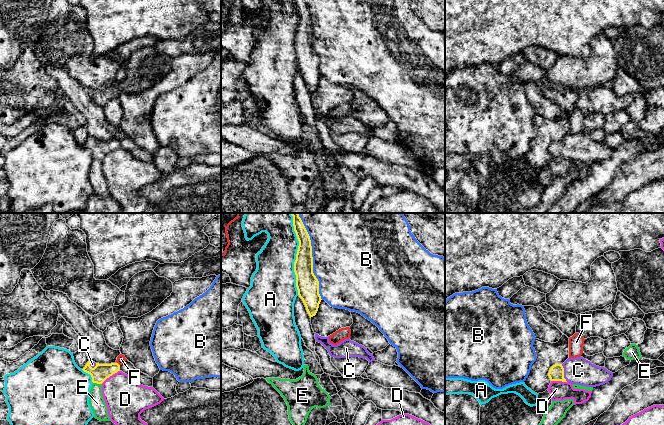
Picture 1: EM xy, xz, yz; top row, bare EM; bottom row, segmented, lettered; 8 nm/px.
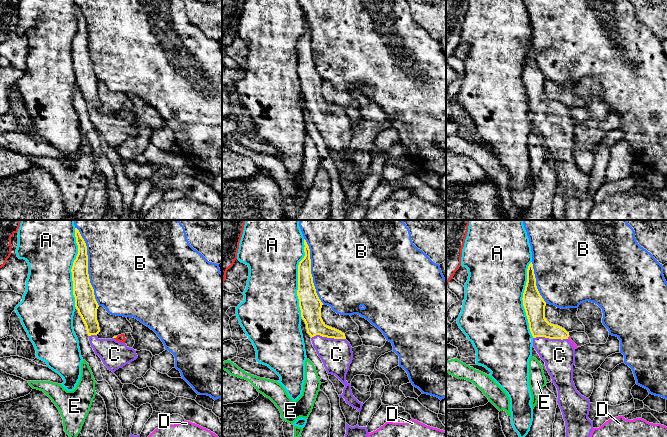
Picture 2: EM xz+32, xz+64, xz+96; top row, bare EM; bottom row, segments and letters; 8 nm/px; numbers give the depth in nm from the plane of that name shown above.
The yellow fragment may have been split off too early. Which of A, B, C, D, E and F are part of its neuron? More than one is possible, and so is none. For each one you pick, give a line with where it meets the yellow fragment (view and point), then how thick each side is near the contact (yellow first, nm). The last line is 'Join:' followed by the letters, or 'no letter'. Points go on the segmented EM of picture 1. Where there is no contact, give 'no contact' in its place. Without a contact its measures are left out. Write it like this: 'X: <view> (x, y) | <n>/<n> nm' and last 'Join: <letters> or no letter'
C: yz (563, 373) | 130/220 nm
Join: C

